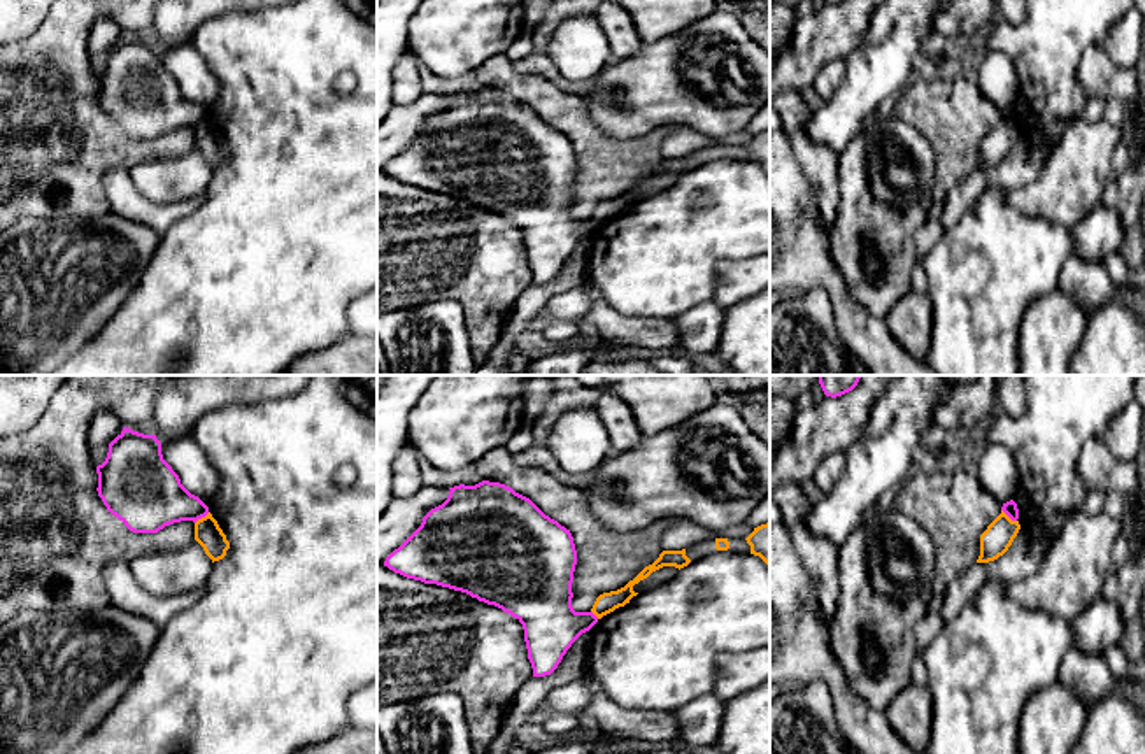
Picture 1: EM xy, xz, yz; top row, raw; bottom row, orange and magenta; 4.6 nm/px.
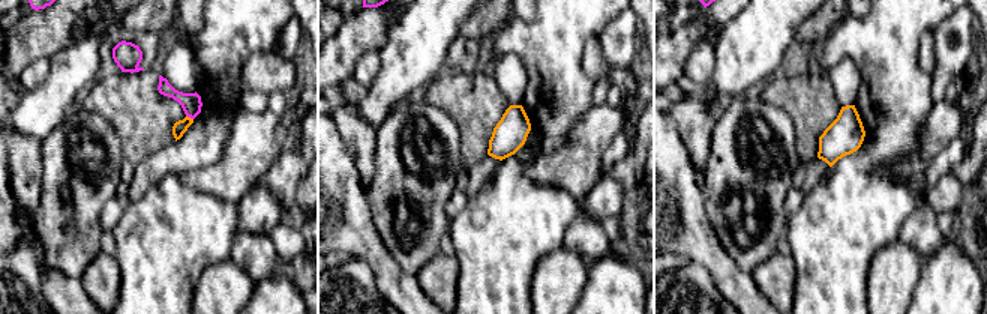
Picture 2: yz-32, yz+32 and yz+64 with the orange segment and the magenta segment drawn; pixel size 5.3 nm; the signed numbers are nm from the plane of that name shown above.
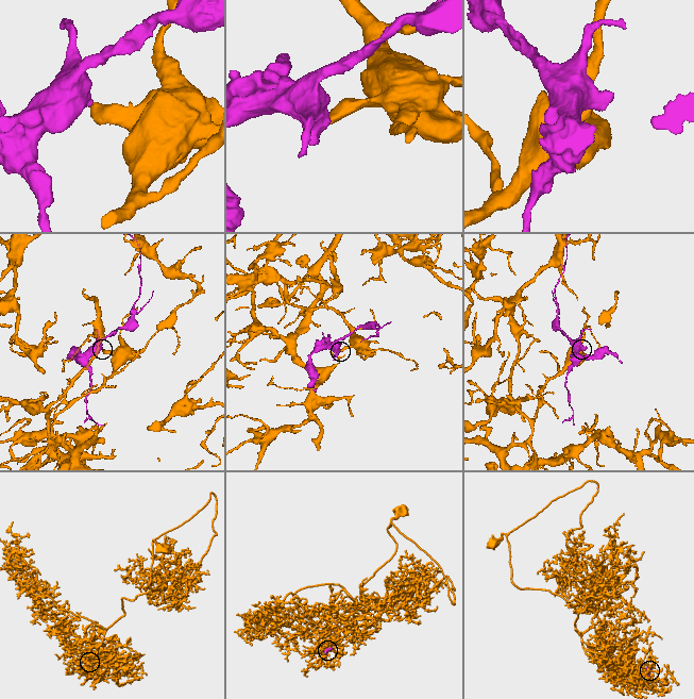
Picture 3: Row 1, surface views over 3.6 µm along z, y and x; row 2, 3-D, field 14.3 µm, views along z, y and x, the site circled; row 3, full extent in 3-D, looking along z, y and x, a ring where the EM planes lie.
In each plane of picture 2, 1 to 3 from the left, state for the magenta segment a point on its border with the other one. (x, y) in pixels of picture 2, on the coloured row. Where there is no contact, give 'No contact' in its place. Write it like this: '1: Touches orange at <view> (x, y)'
1: Touches orange at yz-32 (189, 117)
2: No contact
3: No contact

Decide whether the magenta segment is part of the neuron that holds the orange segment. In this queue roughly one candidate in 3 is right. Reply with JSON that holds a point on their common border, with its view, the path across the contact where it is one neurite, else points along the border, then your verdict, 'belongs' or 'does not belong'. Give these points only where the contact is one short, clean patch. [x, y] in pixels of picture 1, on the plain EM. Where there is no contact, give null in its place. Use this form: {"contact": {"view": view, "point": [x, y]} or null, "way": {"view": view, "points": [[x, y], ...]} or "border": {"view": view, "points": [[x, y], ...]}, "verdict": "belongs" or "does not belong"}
{"contact": {"view": "yz", "point": [1007, 123]}, "border": {"view": "yz", "points": [[1002, 116], [1016, 128]]}, "verdict": "does not belong"}

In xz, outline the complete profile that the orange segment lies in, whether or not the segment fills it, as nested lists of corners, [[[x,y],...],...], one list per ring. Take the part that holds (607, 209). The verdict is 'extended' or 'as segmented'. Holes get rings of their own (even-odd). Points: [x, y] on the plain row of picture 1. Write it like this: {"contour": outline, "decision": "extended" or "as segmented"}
{"contour": [[[686,156],[682,158],[663,158],[659,165],[645,174],[633,188],[629,188],[624,195],[610,200],[603,200],[596,205],[591,219],[601,226],[603,223],[614,219],[619,214],[624,214],[629,210],[633,203],[638,200],[633,198],[633,193],[638,191],[640,188],[647,186],[652,179],[663,175],[663,174],[675,174],[675,175],[684,175],[691,170],[691,167],[686,163]]], "decision": "as segmented"}

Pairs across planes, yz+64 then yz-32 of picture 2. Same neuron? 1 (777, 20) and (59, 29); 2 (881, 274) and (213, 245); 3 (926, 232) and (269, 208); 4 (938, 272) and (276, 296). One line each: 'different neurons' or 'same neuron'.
1: different neurons
2: different neurons
3: different neurons
4: same neuron

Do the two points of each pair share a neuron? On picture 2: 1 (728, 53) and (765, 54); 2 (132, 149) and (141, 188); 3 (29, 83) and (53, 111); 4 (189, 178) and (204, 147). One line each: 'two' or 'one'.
1: one
2: two
3: two
4: two

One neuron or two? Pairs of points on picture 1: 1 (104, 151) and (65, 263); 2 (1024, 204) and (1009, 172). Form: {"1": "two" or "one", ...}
{"1": "two", "2": "two"}

